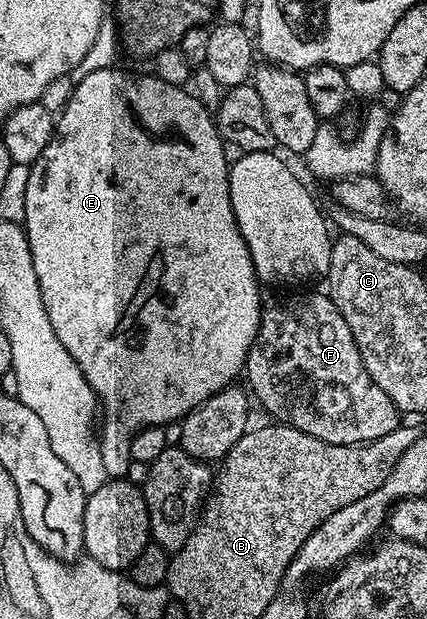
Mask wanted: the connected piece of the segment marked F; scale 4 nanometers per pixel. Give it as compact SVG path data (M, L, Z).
M306 291L290 292L288 296L280 296L270 301L267 299L261 307L259 328L251 348L248 350L244 369L245 379L248 378L248 382L246 381L247 387L251 390L255 401L257 398L263 408L275 417L273 418L275 421L298 428L299 431L306 432L307 435L318 436L318 440L326 440L326 444L355 446L378 440L382 436L386 436L386 432L394 432L394 428L402 425L400 409L390 400L390 396L386 396L386 392L382 392L382 388L378 388L378 384L374 384L370 372L366 372L366 364L358 352L358 344L354 344L354 336L350 332L350 324L346 324L346 320L342 320L342 312L338 312L338 308L332 303L332 299L328 297L327 293L320 292L318 294Z

